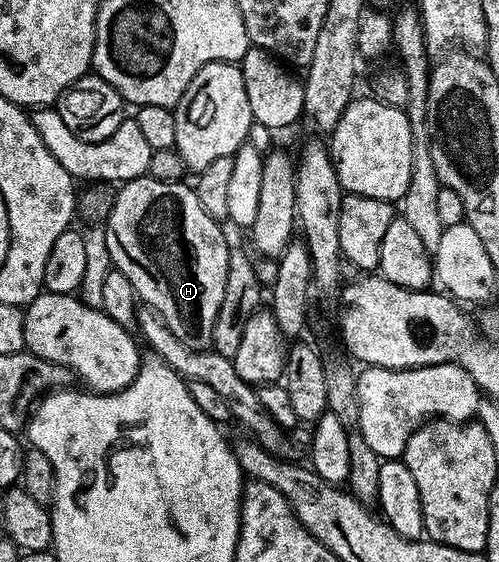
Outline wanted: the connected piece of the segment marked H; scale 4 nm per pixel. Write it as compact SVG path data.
M151 174L140 176L119 185L112 198L112 209L103 225L106 246L110 250L114 268L130 280L130 289L140 295L139 303L159 312L161 320L187 348L212 348L214 324L222 298L226 294L226 274L230 243L224 237L221 225L198 202L195 187L184 182L156 180Z

